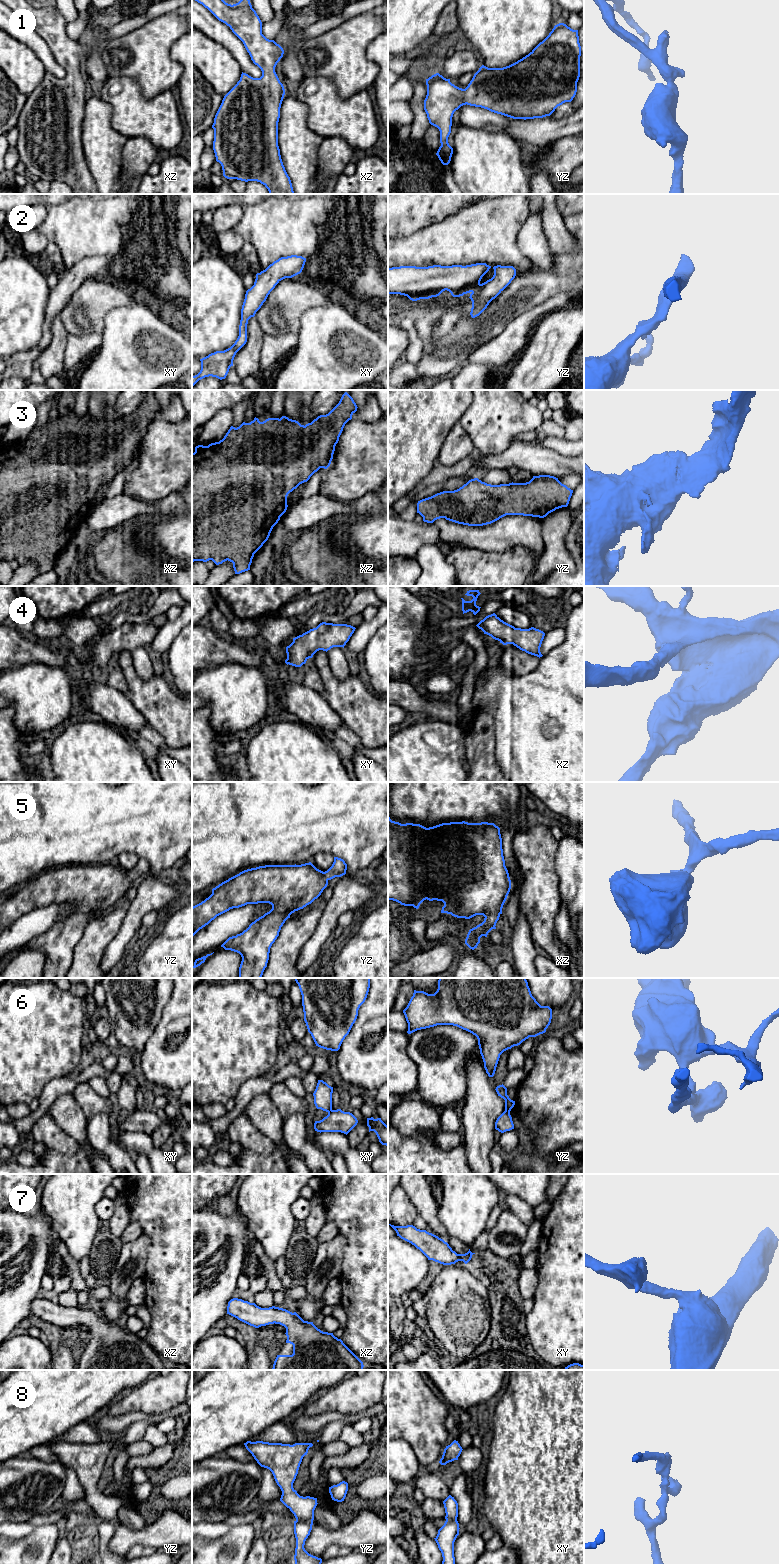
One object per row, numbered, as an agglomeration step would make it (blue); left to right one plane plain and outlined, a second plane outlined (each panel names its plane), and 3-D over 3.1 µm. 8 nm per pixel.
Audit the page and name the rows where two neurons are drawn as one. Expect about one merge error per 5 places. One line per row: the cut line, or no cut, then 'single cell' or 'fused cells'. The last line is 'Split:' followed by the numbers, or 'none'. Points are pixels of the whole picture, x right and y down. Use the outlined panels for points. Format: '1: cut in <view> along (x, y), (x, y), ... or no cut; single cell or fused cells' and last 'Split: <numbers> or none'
1: no cut; single cell
2: no cut; single cell
3: no cut; single cell
4: no cut; single cell
5: no cut; single cell
6: cut in yz along (505, 1109), (509, 1111); fused cells
7: no cut; single cell
8: cut in yz along (296, 1519), (312, 1522); fused cells
Split: 6, 8

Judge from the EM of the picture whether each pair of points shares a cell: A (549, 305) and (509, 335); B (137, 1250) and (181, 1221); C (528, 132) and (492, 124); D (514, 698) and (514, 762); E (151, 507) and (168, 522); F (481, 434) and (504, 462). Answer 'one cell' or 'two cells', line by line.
A: one cell
B: two cells
C: one cell
D: one cell
E: two cells
F: two cells

